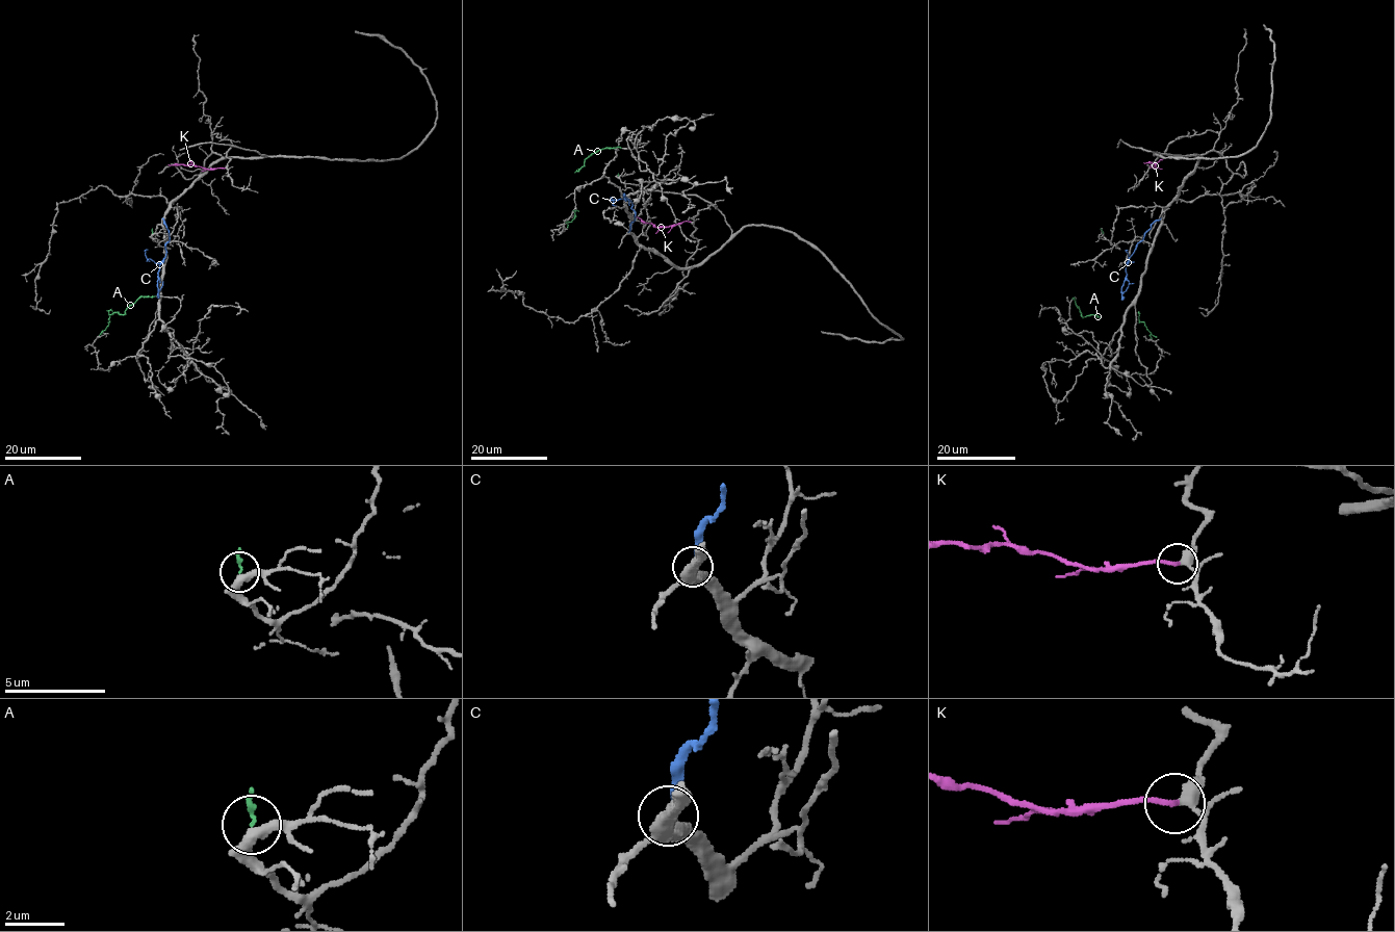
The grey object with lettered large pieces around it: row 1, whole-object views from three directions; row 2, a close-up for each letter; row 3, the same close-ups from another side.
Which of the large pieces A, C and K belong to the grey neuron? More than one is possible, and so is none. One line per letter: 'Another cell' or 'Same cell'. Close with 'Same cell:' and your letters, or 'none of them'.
A: Another cell
C: Another cell
K: Same cell
Same cell: K

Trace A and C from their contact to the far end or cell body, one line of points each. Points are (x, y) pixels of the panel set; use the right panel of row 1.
A: (1103, 233), (1074, 299), (1082, 317), (1138, 313), (1139, 320), (1157, 337)
C: (1160, 218), (1137, 244), (1126, 267), (1127, 279), (1121, 290), (1133, 283)

